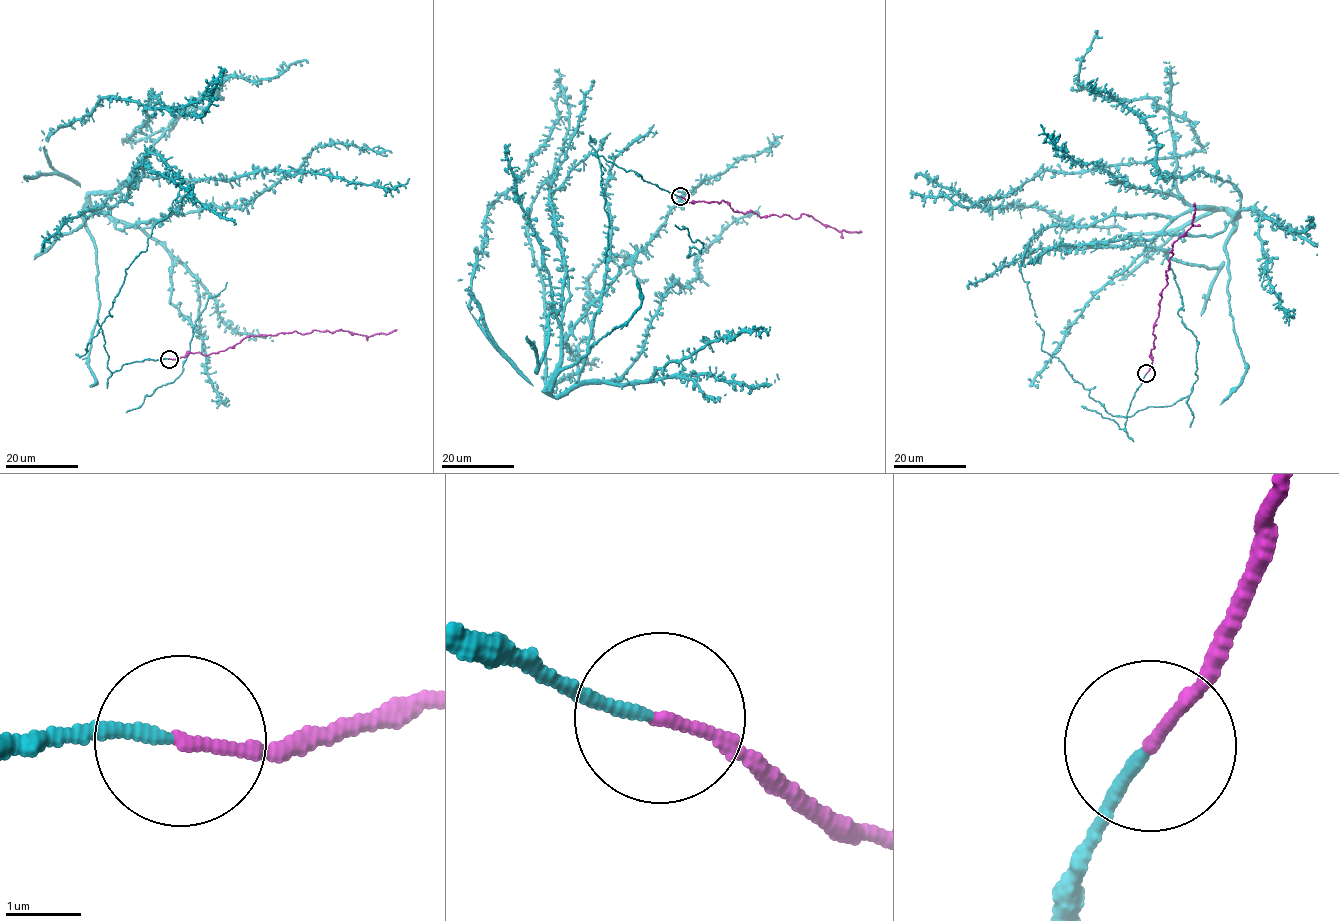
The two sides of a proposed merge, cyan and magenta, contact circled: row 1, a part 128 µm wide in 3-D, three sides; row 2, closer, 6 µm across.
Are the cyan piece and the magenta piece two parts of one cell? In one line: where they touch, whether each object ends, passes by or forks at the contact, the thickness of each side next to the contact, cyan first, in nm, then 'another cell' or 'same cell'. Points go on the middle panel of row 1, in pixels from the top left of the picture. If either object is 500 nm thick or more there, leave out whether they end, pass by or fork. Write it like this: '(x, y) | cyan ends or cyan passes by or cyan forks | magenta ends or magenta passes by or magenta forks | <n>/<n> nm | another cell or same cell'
(680, 196) | cyan ends | magenta ends | 150/140 nm | same cell

